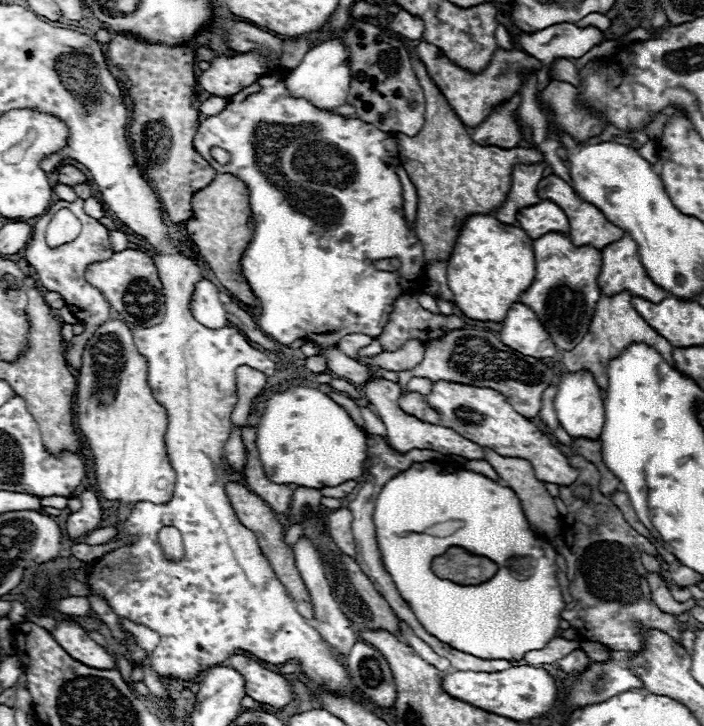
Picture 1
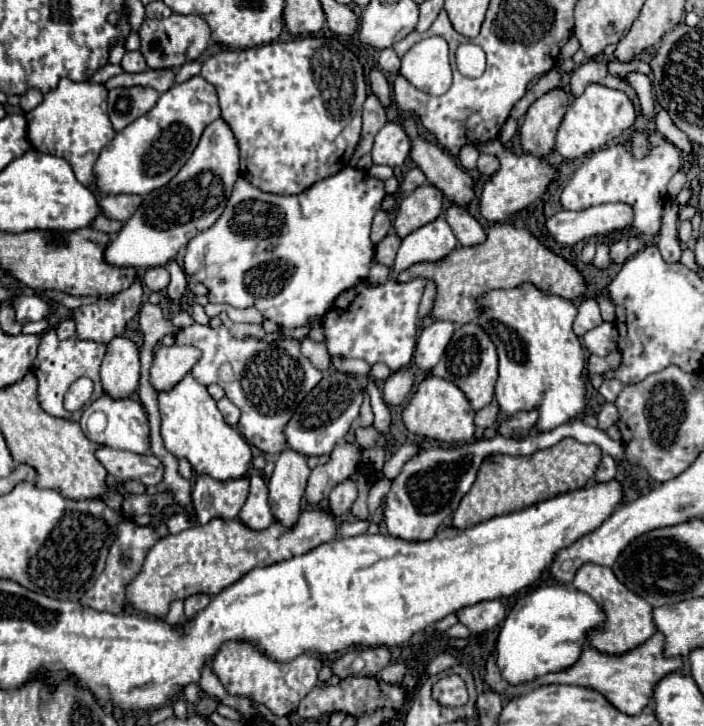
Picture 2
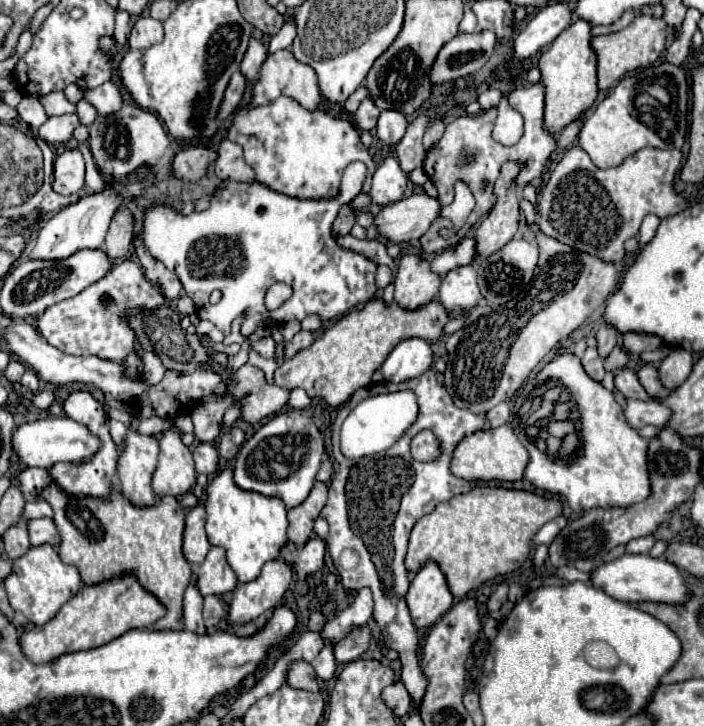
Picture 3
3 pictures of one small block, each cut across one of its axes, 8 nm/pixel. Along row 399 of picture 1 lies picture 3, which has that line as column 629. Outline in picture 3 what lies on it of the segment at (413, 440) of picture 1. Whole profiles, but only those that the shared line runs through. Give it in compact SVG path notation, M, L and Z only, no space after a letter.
M622 368L616 372L616 388L626 396L626 398L636 398L636 400L648 400L650 396L646 390L640 386L638 376L632 368Z

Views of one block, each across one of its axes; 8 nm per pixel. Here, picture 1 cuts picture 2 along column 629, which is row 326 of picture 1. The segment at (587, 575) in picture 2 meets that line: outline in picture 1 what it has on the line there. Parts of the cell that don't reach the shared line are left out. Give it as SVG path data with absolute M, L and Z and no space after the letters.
M626 290L612 296L612 298L608 298L604 292L600 292L600 300L596 304L588 334L584 334L584 338L580 340L580 346L574 346L572 350L560 354L568 372L588 370L594 376L594 380L598 382L598 386L602 390L606 390L608 388L608 374L606 374L608 360L618 356L632 342L644 342L648 346L654 346L664 356L666 362L674 364L672 362L672 350L674 350L672 344L664 336L660 336L652 326L648 326L648 322L644 322L644 318L640 318L640 314L634 310L630 298L632 298L632 294L626 292Z

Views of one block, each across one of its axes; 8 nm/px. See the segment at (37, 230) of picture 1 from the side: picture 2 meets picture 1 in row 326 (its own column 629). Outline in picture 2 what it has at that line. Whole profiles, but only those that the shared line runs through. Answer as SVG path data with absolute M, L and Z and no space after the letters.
M596 60L584 62L582 66L578 66L572 72L572 78L570 78L570 94L572 96L580 96L584 92L584 88L588 84L594 84L594 82L600 82L602 86L608 86L608 88L622 90L630 98L634 98L634 90L630 88L630 84L626 80L622 80L622 78L610 76L608 70L606 70L606 64L604 62L596 62Z

